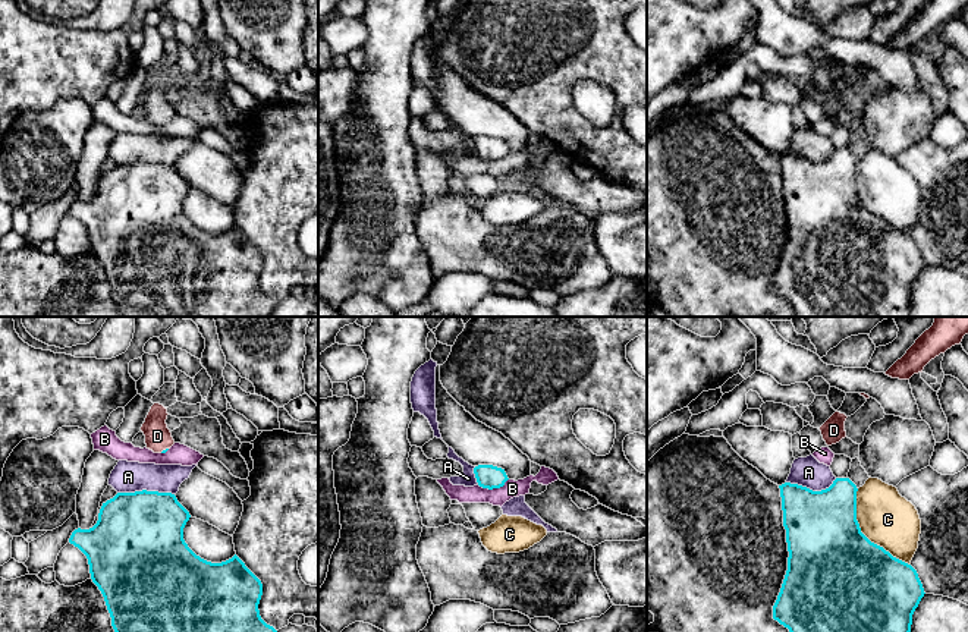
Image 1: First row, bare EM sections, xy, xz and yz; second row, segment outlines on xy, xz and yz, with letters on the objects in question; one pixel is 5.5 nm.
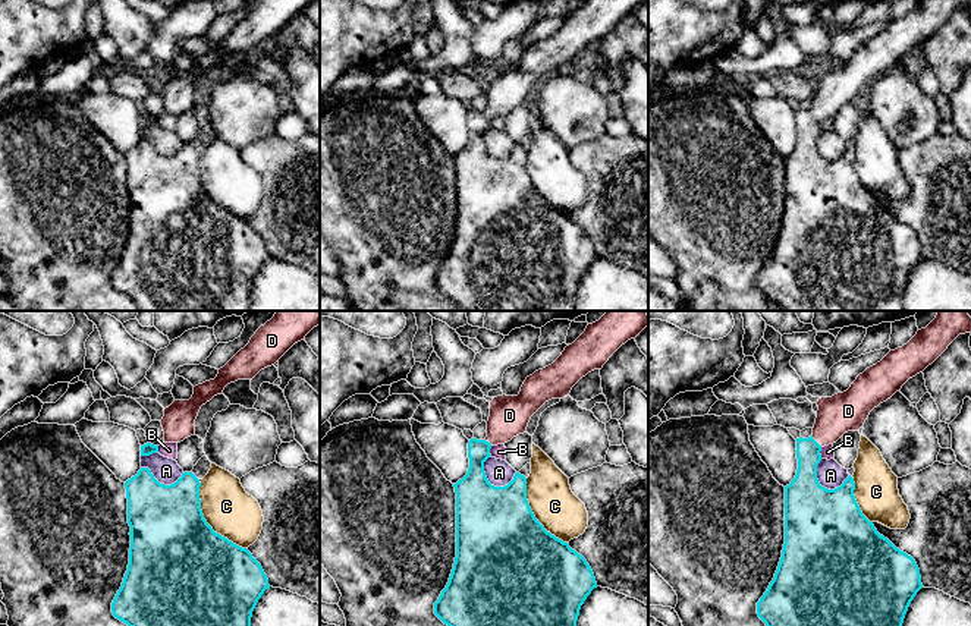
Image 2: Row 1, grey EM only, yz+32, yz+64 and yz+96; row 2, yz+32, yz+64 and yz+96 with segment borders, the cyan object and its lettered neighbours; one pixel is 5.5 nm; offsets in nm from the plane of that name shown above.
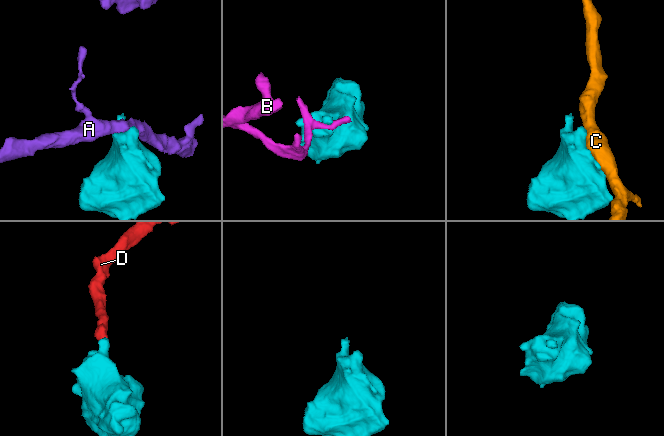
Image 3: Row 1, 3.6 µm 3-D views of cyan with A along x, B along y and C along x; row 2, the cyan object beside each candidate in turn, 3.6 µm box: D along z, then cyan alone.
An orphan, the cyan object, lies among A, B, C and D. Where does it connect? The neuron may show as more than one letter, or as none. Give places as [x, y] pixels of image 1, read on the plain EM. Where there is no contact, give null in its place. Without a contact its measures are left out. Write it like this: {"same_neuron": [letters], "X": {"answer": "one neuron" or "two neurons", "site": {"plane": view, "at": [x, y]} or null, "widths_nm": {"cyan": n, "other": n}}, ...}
{"same_neuron": ["D"], "A": {"answer": "two neurons", "site": {"plane": "xy", "at": [145, 162]}, "widths_nm": {"cyan": 460, "other": 180}}, "B": {"answer": "two neurons", "site": {"plane": "xz", "at": [493, 159]}, "widths_nm": {"cyan": 130, "other": 100}}, "C": {"answer": "two neurons", "site": {"plane": "yz", "at": [863, 206]}, "widths_nm": {"cyan": 500, "other": 300}}, "D": {"answer": "one neuron", "site": {"plane": "xy", "at": [163, 122]}, "widths_nm": {"cyan": 20, "other": 140}}}

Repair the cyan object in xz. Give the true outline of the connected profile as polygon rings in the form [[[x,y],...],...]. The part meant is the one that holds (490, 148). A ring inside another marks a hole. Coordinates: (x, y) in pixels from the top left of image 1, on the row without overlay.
[[[478,136],[474,139],[477,154],[483,160],[500,160],[509,151],[505,141],[493,136]]]

